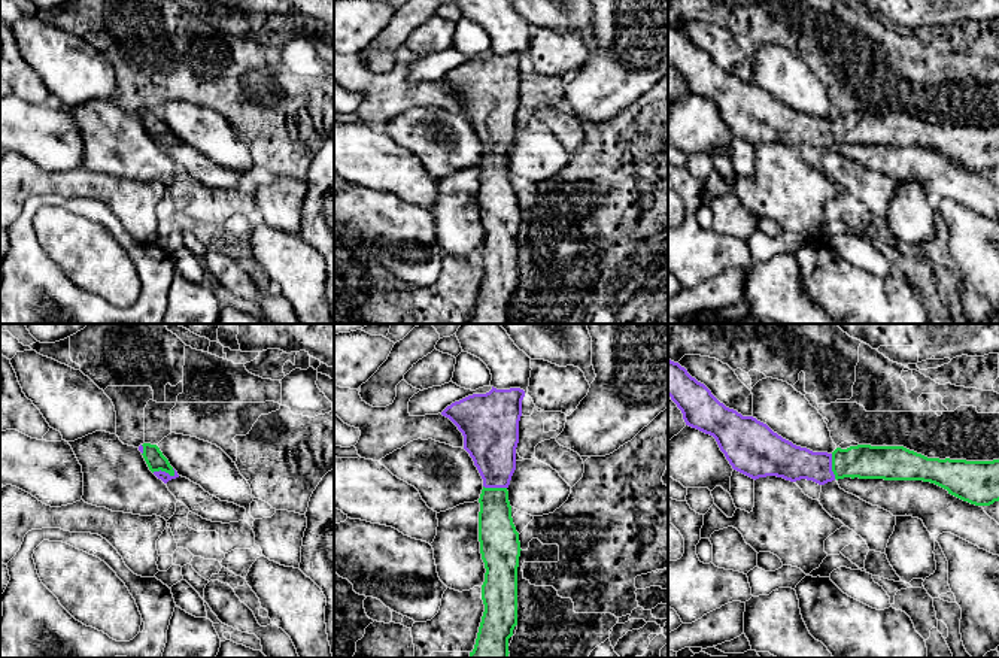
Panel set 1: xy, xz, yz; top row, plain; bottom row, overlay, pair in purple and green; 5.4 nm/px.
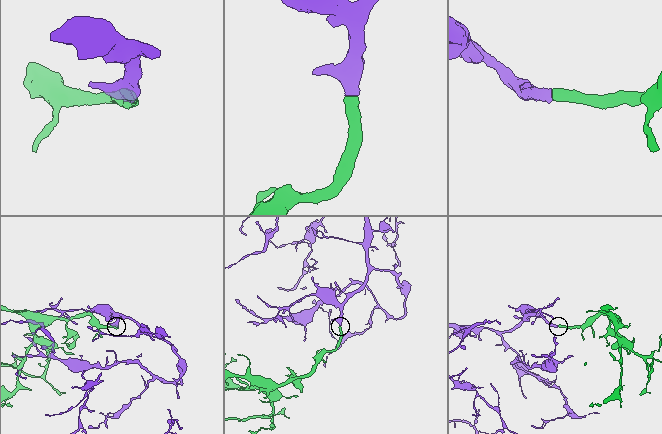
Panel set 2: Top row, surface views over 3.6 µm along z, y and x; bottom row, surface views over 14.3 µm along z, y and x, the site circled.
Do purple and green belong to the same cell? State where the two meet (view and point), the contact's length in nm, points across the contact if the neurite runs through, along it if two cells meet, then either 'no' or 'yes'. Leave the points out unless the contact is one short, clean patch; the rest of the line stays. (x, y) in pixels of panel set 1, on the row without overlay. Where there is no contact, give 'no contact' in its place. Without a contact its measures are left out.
meets purple in xy at (164, 138); contact 130 nm long; yes

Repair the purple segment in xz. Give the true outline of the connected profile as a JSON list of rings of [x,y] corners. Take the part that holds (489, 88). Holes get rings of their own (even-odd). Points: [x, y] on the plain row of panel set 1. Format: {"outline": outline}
{"outline": [[[492,52],[489,58],[468,61],[441,78],[462,98],[464,115],[473,124],[483,145],[483,155],[479,164],[479,207],[486,234],[482,251],[485,278],[474,315],[468,324],[508,324],[508,304],[517,291],[517,233],[522,215],[519,198],[511,184],[507,154],[516,136],[516,113],[519,109],[523,63],[525,57],[520,54],[497,55]]]}

